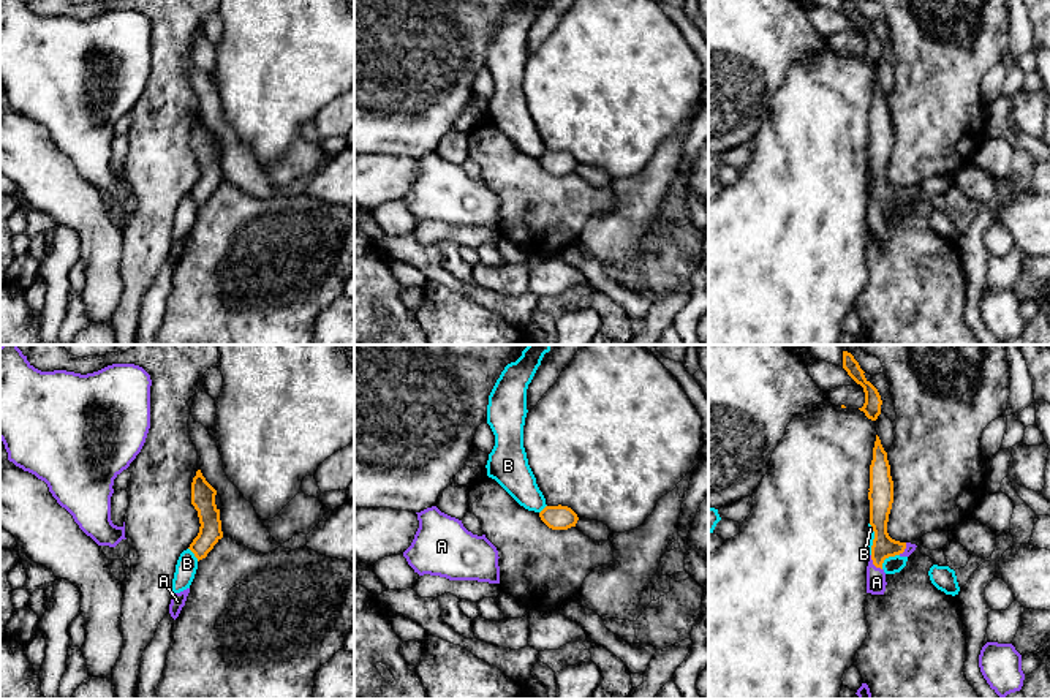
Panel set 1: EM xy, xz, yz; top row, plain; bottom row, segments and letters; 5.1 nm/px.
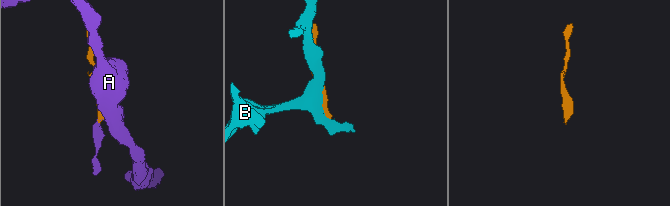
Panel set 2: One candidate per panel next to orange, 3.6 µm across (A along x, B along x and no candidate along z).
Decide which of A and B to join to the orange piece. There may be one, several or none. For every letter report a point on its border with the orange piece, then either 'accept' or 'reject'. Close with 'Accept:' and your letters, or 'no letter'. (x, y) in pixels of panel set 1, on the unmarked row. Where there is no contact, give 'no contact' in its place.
A: contact yz (873, 209); accept
B: contact yz (887, 203); reject
Accept: A

